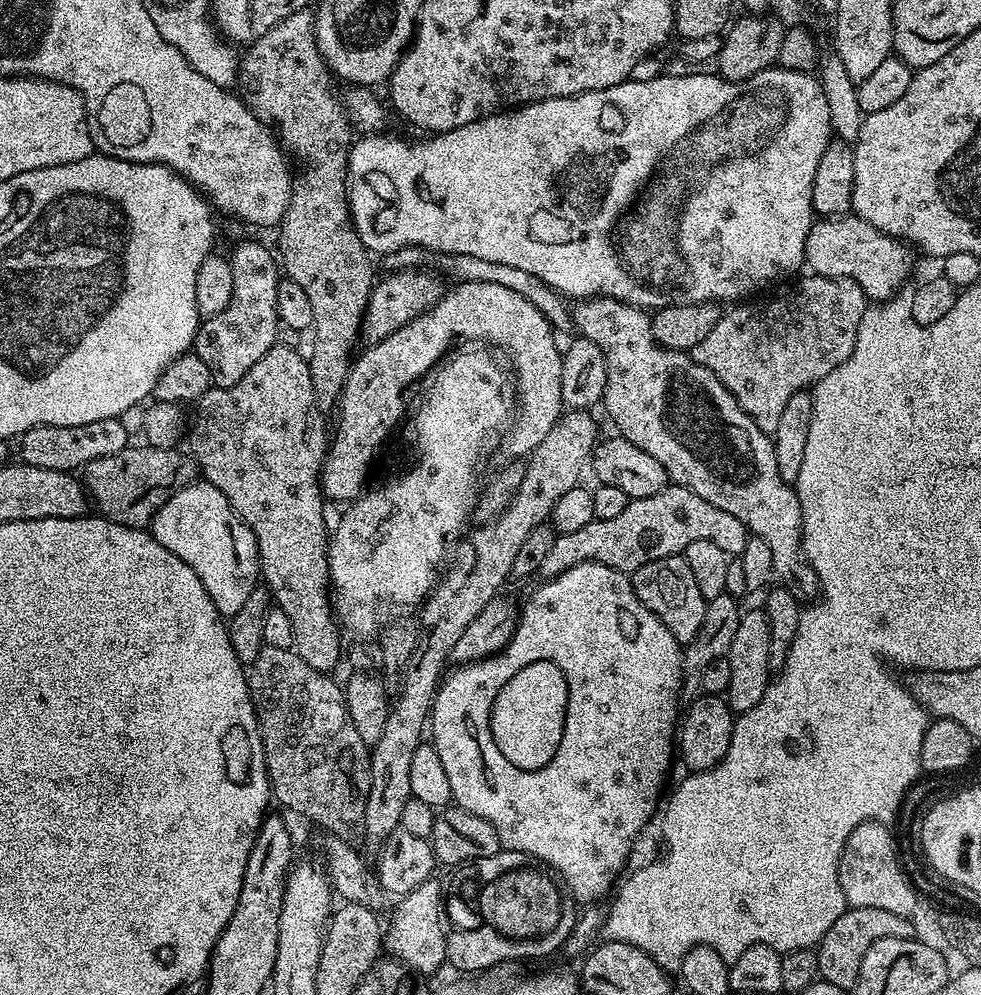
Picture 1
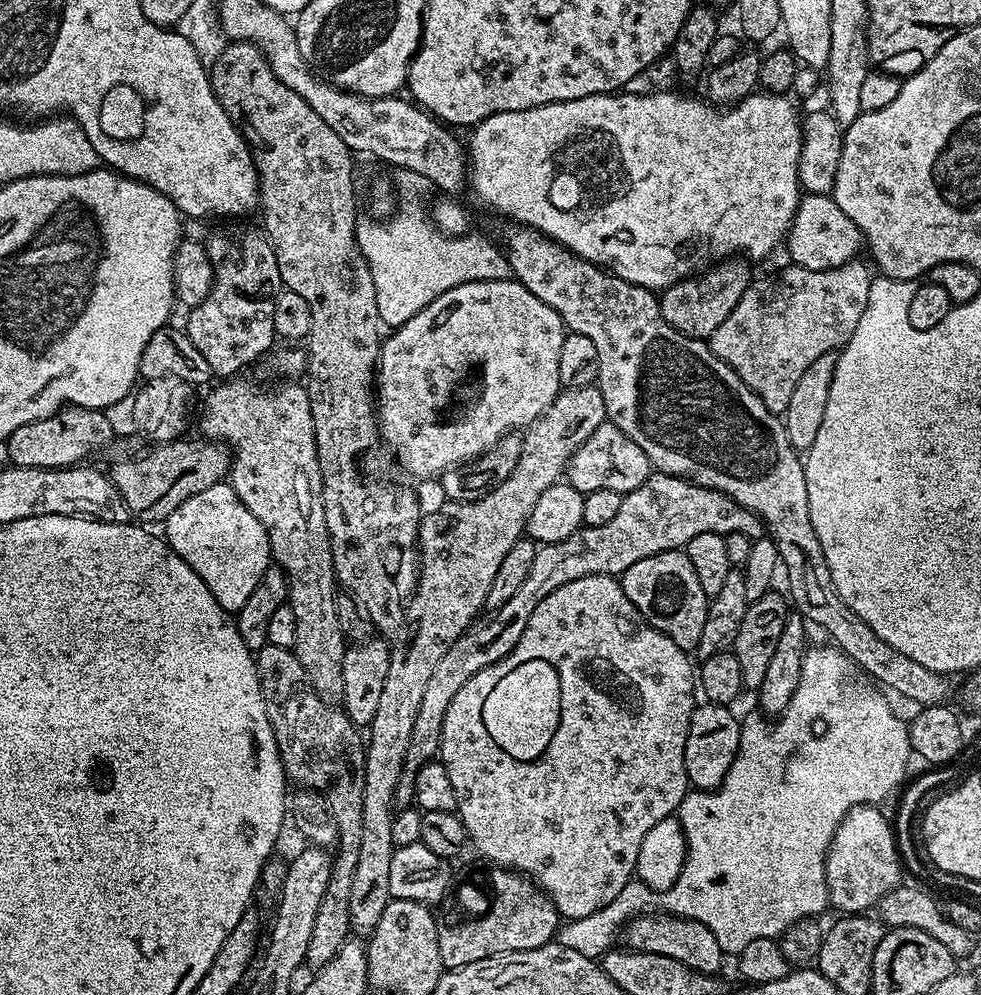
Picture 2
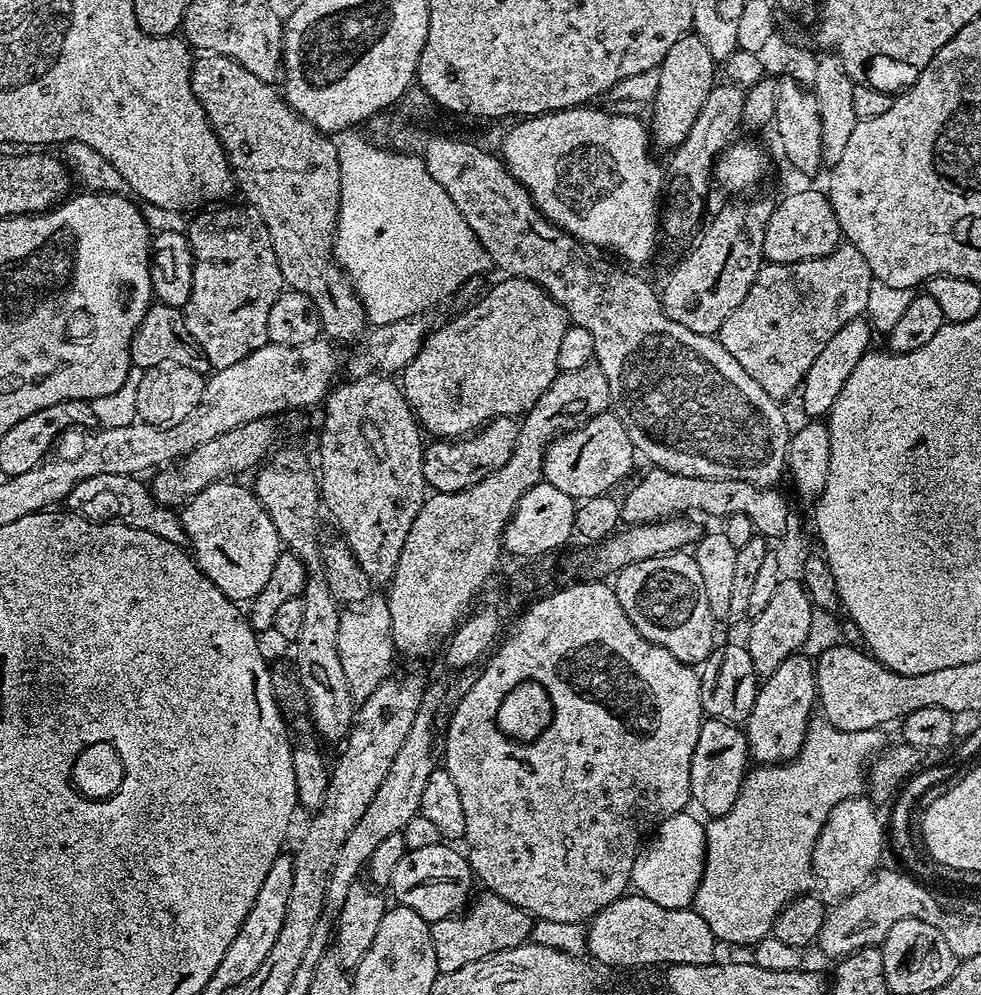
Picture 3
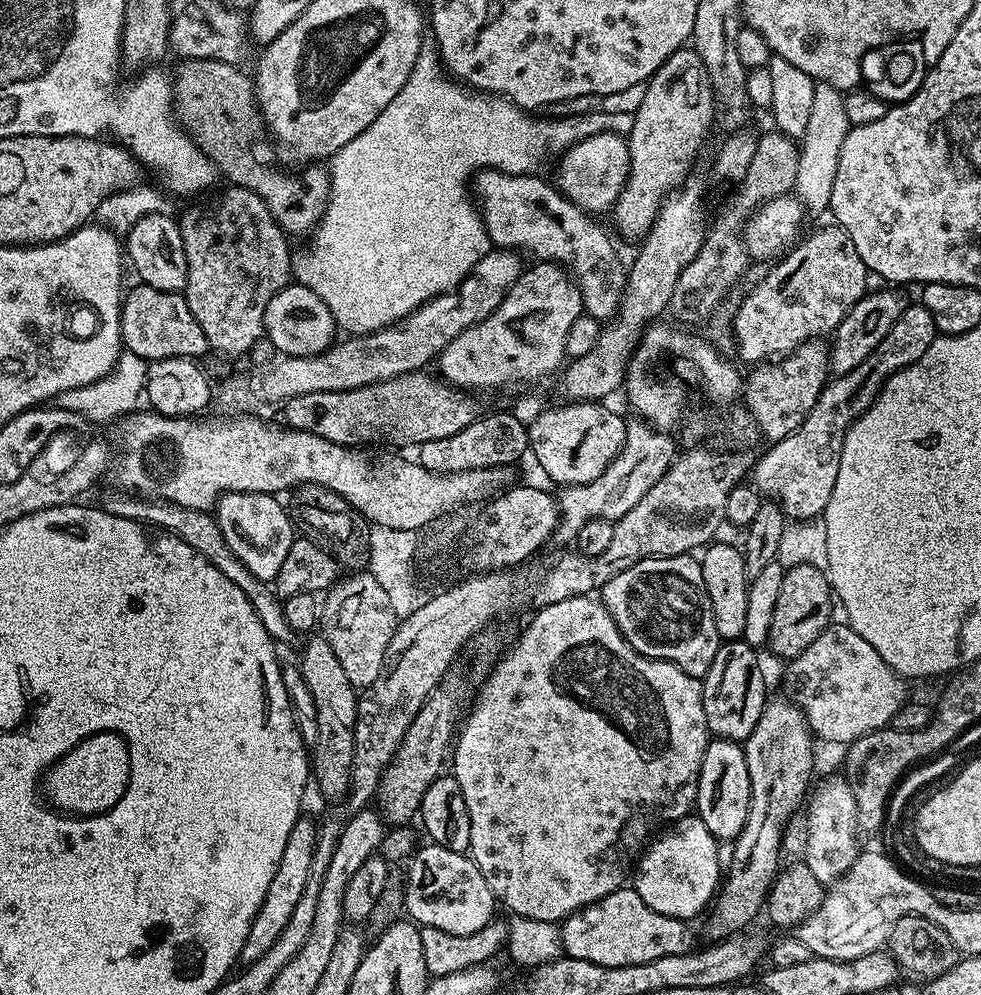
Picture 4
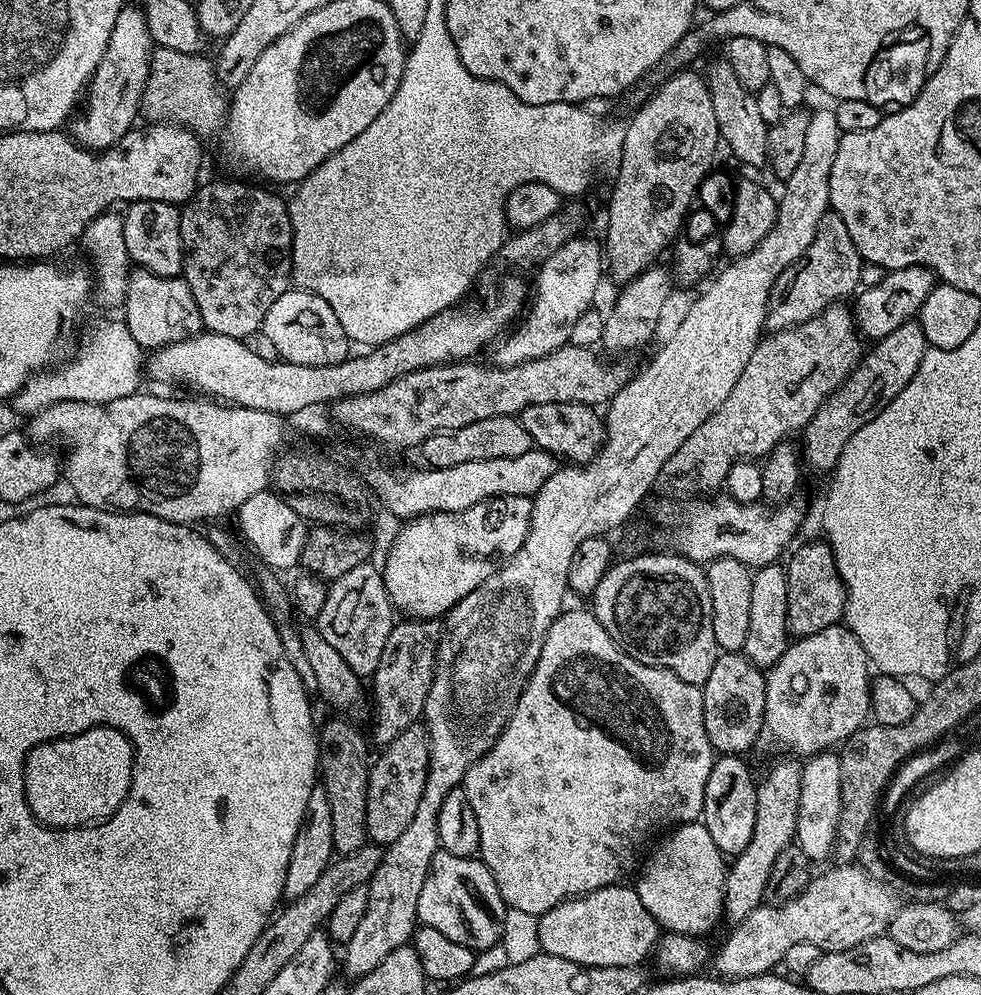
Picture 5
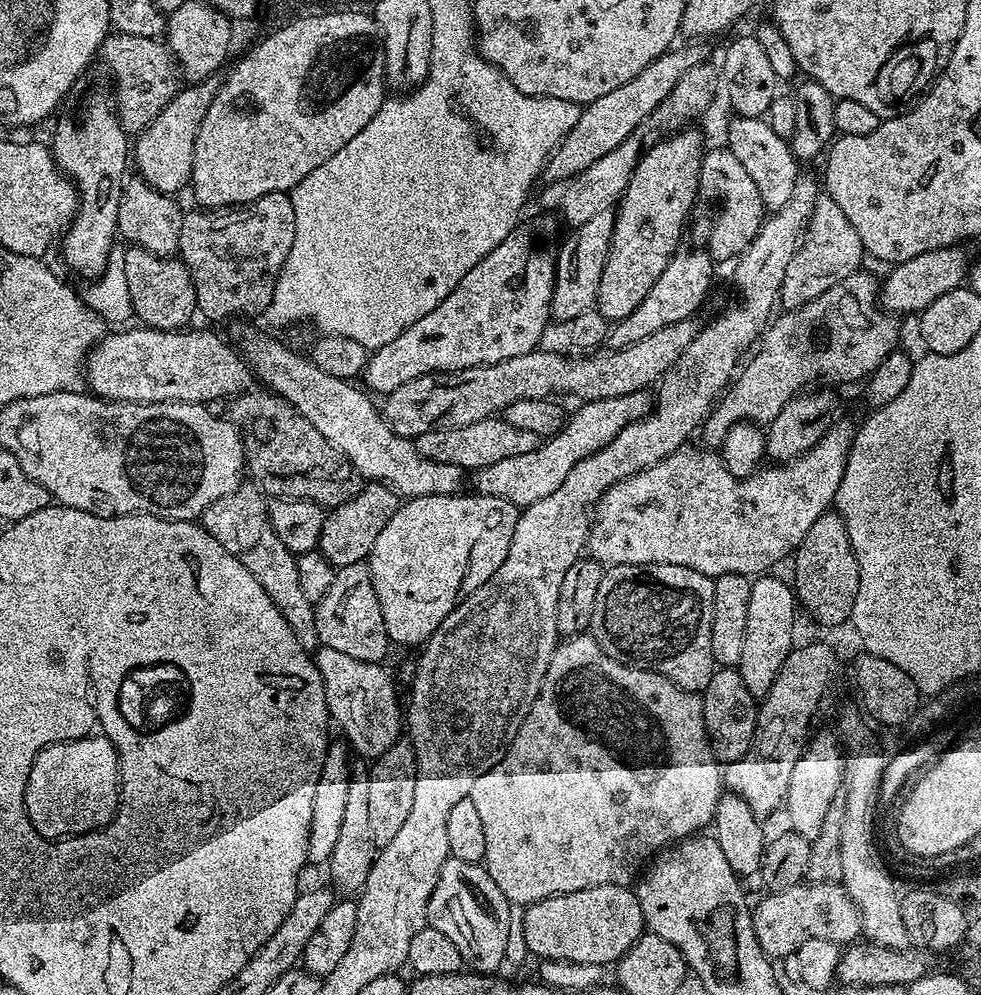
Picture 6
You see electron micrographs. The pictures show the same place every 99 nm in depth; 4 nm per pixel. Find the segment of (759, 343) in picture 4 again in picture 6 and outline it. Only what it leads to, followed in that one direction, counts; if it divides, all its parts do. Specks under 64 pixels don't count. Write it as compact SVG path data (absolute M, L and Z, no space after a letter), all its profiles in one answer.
M826 194L817 195L800 247L794 258L790 258L790 266L786 266L780 287L780 304L785 309L797 308L826 294L826 290L842 282L842 278L850 278L850 274L854 274L865 260L862 238L858 238L858 230L850 226L846 214L842 214L842 209L838 207L838 202Z

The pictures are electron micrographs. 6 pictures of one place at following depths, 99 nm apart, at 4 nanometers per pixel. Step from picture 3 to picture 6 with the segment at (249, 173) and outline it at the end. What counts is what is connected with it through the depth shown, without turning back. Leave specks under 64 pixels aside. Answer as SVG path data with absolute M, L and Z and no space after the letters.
M113 31L100 43L98 60L108 67L109 74L116 79L116 117L129 134L139 134L146 126L150 126L166 102L176 97L182 84L182 73L176 57L160 38L138 38L134 34Z

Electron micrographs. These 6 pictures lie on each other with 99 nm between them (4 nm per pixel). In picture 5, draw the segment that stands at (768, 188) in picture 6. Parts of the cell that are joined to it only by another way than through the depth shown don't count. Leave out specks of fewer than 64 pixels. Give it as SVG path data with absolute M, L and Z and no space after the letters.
M727 58L712 60L706 71L710 102L714 102L714 118L718 118L720 139L744 164L752 168L764 168L768 163L768 130L770 125L762 120L758 111L755 95L748 91L742 82L738 82L738 74L734 74L734 66L730 66Z

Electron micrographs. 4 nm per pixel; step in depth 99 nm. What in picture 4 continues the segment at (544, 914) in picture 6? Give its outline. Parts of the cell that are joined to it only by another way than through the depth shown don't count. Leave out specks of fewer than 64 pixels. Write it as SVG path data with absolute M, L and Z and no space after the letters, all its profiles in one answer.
M621 886L616 891L606 894L606 898L587 904L567 916L559 925L560 947L563 955L570 959L582 959L585 962L597 963L598 966L635 966L638 963L653 962L664 955L680 955L689 951L693 944L688 928L689 925L685 921L658 914L658 910L650 910L650 906L646 906L646 902L638 898L635 887Z

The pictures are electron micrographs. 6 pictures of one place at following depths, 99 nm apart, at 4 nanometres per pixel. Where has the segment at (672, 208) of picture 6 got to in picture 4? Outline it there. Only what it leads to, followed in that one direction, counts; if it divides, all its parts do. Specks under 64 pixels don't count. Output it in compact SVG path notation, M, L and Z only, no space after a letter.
M691 46L670 54L670 58L666 58L666 62L662 62L660 69L647 81L643 92L640 105L634 108L634 126L626 137L630 154L628 181L614 205L617 230L624 236L637 238L647 236L666 197L693 171L692 163L712 124L714 128L717 105L712 99L706 66L702 66L702 58L698 58Z

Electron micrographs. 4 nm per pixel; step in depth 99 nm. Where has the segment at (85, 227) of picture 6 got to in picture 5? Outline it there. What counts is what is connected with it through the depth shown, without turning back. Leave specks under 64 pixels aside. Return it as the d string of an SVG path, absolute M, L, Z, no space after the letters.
M125 3L124 9L114 21L114 30L110 30L106 54L102 54L102 62L98 62L92 79L88 82L86 95L82 100L84 113L71 121L70 135L76 143L89 150L103 150L114 146L126 133L133 131L137 123L136 115L139 117L142 112L140 103L153 51L152 35L146 26L144 11L137 8L135 3Z

